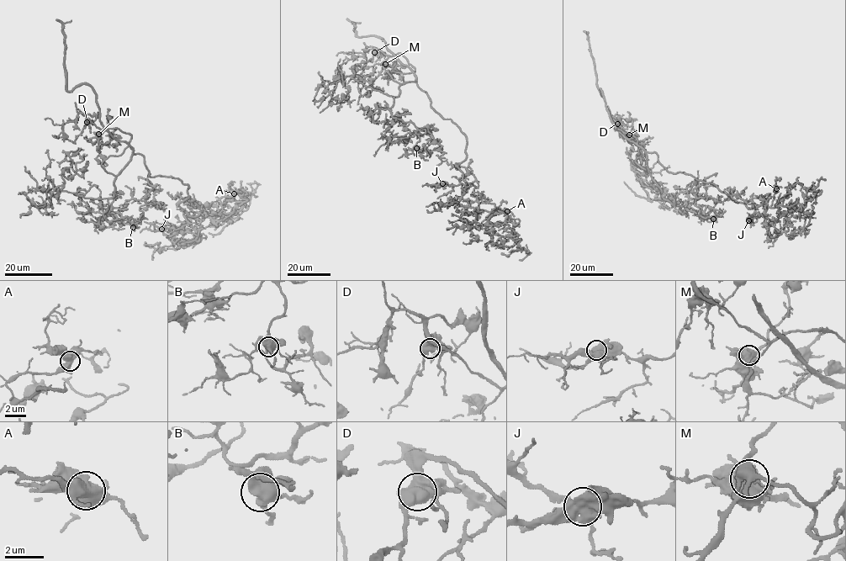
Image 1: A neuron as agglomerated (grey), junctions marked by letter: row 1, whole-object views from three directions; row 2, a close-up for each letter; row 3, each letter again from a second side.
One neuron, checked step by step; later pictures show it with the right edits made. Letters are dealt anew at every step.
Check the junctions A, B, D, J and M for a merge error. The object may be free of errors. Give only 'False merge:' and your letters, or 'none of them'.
False merge: none of them

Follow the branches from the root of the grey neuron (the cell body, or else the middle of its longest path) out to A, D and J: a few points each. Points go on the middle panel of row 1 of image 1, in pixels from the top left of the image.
A: (442, 118), (466, 136), (466, 157), (457, 166), (462, 178), (483, 202), (507, 211)
D: (442, 118), (418, 87), (412, 71), (415, 69), (402, 55), (386, 55), (376, 49), (374, 52)
J: (442, 118), (466, 136), (466, 157), (457, 167), (467, 191), (462, 192), (466, 187), (462, 183), (442, 183)

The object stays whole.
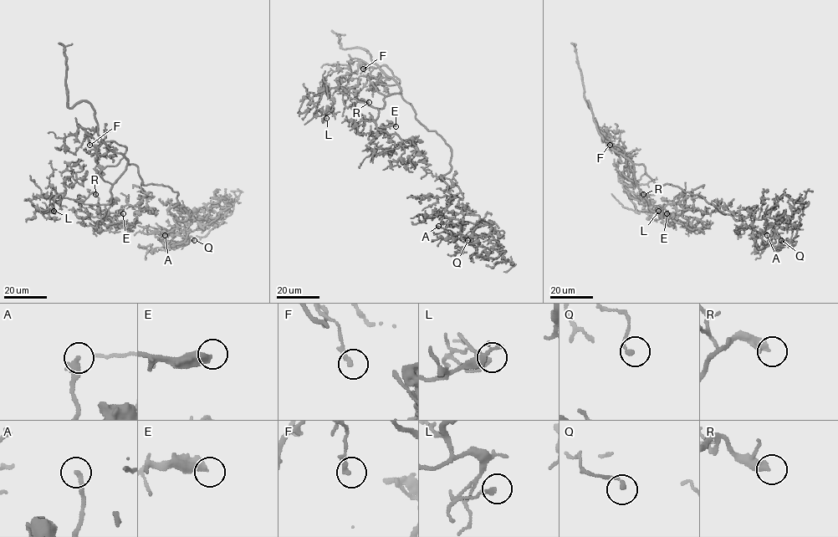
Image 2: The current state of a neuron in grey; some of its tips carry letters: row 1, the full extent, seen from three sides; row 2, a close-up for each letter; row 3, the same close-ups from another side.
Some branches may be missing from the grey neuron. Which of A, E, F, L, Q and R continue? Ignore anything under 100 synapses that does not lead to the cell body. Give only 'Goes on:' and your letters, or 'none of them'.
Goes on: R

